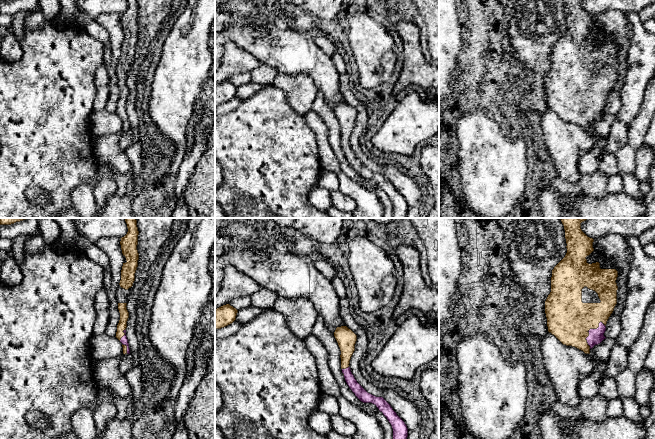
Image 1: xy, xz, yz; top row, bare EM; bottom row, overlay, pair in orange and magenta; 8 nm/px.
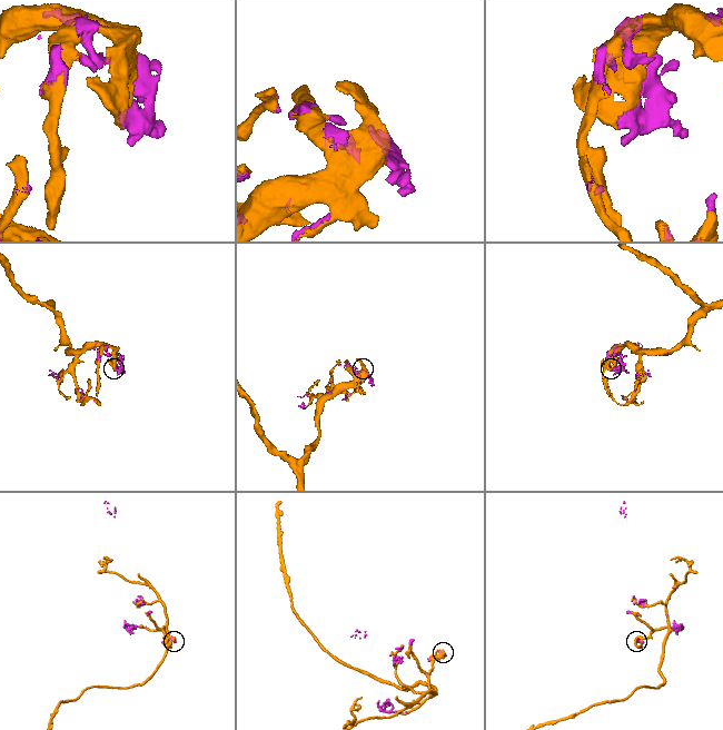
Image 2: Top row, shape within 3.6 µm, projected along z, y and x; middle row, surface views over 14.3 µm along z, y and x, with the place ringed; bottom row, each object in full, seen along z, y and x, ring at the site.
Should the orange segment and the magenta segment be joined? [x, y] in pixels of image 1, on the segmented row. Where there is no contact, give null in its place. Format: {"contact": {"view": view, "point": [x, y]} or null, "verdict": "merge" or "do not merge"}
{"contact": {"view": "yz", "point": [588, 332]}, "verdict": "merge"}

